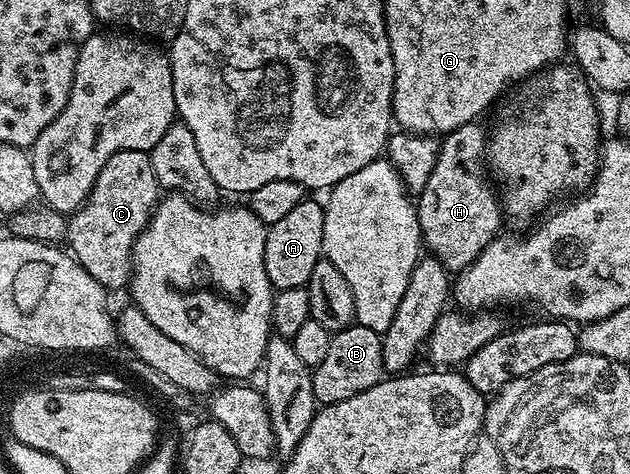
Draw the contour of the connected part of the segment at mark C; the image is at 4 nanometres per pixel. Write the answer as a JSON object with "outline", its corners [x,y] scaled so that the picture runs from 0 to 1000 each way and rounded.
{"outline":[[[197,316],[171,333],[165,344],[152,376],[151,390],[146,392],[144,409],[137,428],[127,441],[130,456],[130,540],[127,555],[152,595],[162,599],[163,610],[175,608],[198,610],[206,597],[210,572],[210,542],[213,536],[213,515],[219,508],[219,496],[229,487],[232,473],[238,466],[241,441],[254,420],[254,399],[248,367],[241,367],[241,342],[237,327],[222,316]]]}

